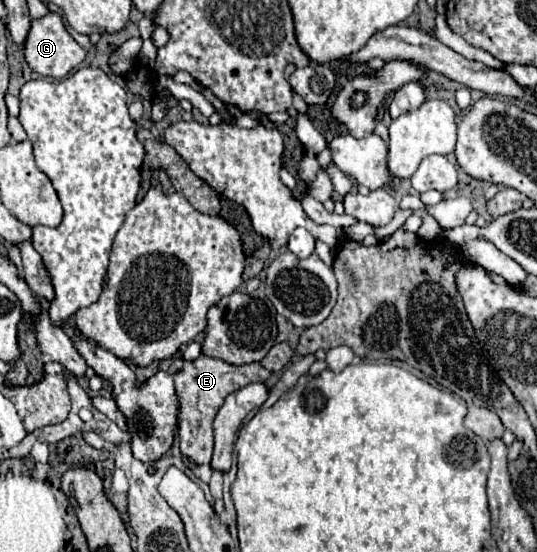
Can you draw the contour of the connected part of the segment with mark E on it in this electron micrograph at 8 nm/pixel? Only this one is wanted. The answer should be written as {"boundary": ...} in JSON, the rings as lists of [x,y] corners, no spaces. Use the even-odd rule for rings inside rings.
{"boundary":[[[198,357],[194,361],[174,359],[168,373],[174,377],[176,393],[180,399],[180,419],[182,419],[182,441],[180,451],[184,457],[194,461],[196,465],[208,465],[212,457],[214,437],[212,437],[212,421],[222,407],[228,393],[238,391],[250,383],[264,383],[270,377],[270,371],[264,369],[260,363],[248,363],[248,365],[230,365],[222,359],[214,357]]]}

